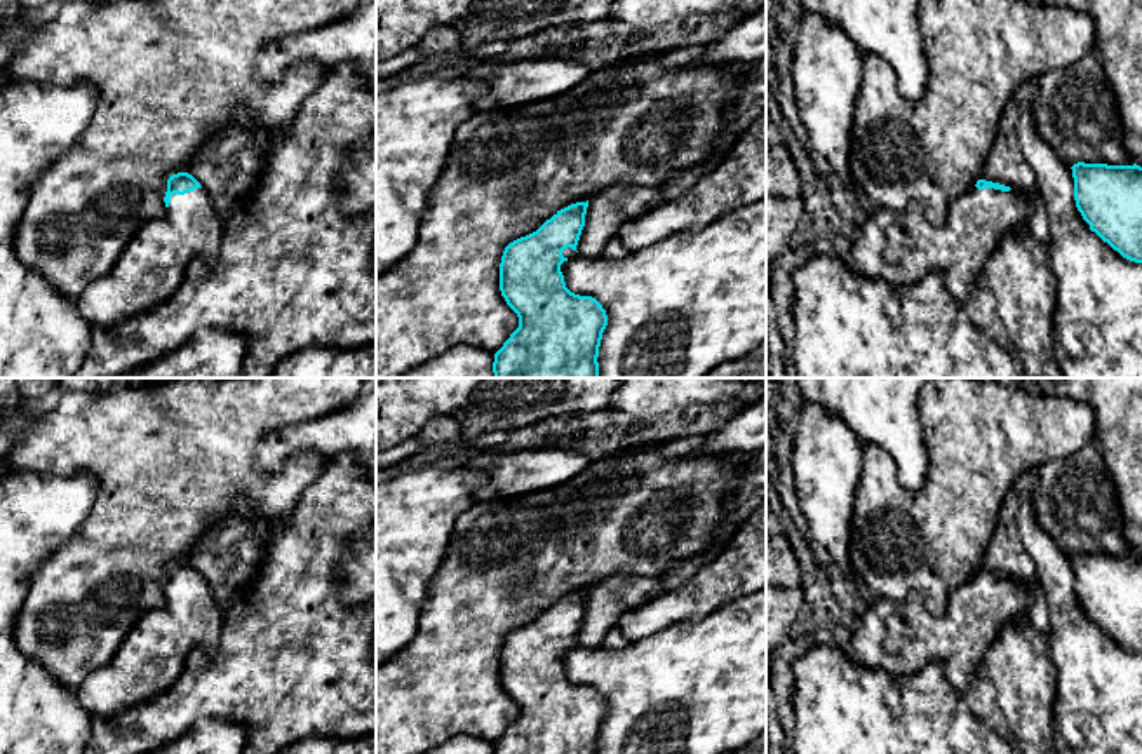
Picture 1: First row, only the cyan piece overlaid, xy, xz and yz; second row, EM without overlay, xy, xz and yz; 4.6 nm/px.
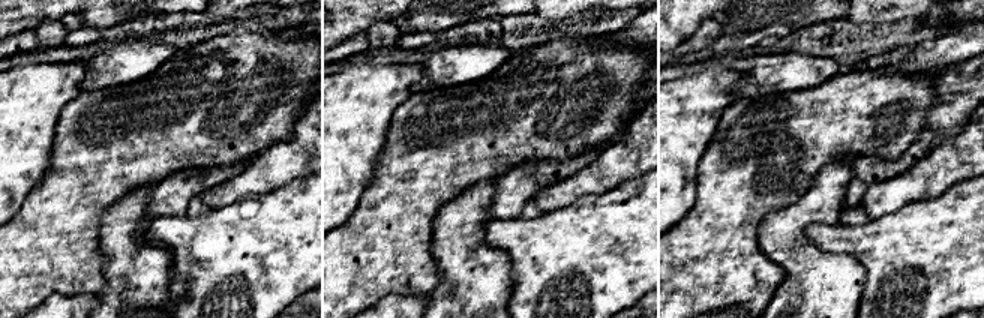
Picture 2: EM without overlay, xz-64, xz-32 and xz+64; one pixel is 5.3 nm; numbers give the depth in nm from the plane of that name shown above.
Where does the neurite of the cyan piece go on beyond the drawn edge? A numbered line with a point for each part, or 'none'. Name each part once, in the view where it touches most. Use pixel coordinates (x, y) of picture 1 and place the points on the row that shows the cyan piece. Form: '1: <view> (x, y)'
1: xy (152, 267)

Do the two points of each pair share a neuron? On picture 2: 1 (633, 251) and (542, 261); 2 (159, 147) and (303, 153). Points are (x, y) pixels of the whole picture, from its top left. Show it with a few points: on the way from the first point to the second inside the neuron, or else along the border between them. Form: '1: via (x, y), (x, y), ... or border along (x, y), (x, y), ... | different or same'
1: via (611, 251), (587, 261), (564, 261) | same
2: border along (293, 135), (263, 149), (252, 159) | different

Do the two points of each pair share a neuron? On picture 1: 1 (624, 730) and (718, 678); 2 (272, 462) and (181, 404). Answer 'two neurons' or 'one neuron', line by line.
1: one neuron
2: two neurons

